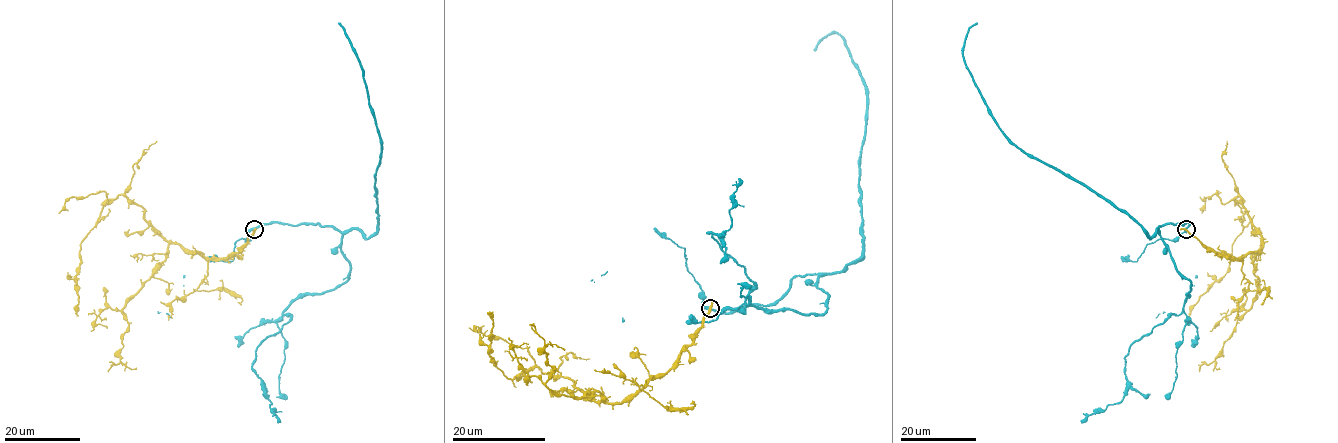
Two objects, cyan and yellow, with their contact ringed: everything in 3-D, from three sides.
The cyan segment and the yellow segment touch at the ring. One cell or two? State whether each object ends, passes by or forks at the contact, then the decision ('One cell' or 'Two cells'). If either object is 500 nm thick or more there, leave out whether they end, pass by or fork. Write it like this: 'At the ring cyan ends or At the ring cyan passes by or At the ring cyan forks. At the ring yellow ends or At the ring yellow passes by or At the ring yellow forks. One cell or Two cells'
At the ring cyan passes by. At the ring yellow passes by. Two cells

